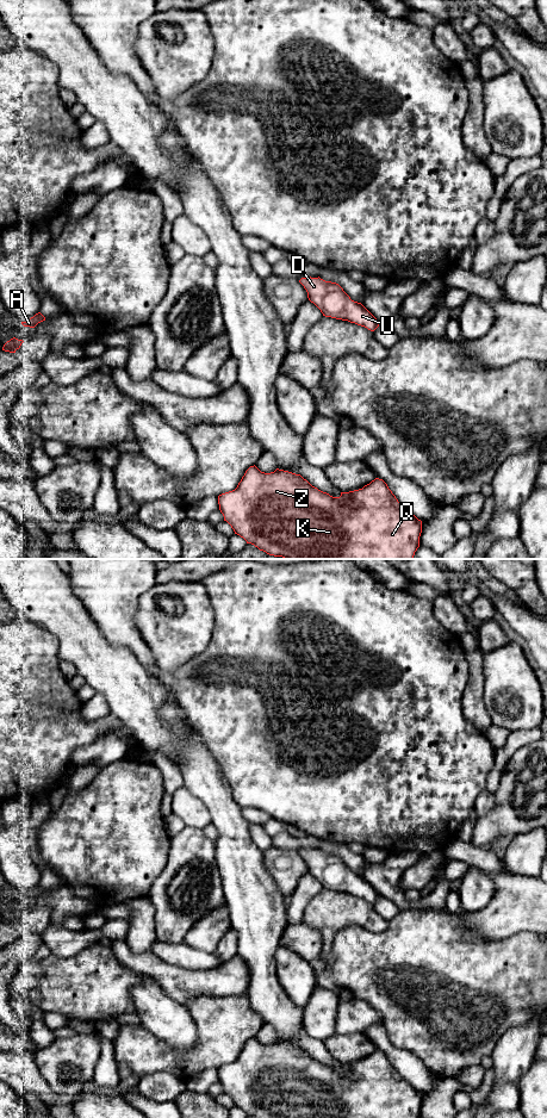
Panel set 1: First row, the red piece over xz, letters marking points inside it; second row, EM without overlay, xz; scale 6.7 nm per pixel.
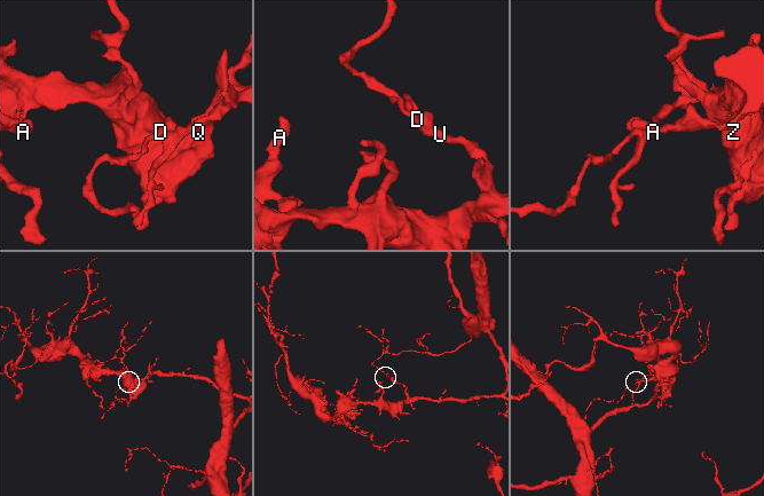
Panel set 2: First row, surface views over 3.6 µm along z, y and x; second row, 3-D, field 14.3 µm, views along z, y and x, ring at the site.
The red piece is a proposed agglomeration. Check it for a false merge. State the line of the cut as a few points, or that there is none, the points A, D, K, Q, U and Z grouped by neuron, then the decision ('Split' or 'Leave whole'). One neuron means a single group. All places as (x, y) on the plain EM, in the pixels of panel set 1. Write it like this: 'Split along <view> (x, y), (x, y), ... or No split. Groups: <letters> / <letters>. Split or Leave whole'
No split. Groups: A D K Q U Z. Leave whole

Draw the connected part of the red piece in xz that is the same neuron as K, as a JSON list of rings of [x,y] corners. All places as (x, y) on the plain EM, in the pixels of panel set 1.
[[[255,1037],[250,1038],[237,1060],[232,1063],[222,1066],[218,1068],[219,1082],[235,1106],[243,1110],[247,1116],[254,1118],[419,1118],[419,1108],[422,1105],[422,1093],[406,1082],[389,1061],[387,1056],[379,1050],[375,1050],[369,1056],[365,1057],[362,1061],[341,1064],[340,1069],[332,1069],[327,1064],[318,1062],[312,1058],[306,1051],[300,1046],[296,1046],[288,1043],[276,1041],[274,1044],[265,1045],[261,1044]]]

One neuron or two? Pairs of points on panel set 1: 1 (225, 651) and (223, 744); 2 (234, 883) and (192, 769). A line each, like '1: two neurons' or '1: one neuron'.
1: one neuron
2: one neuron

